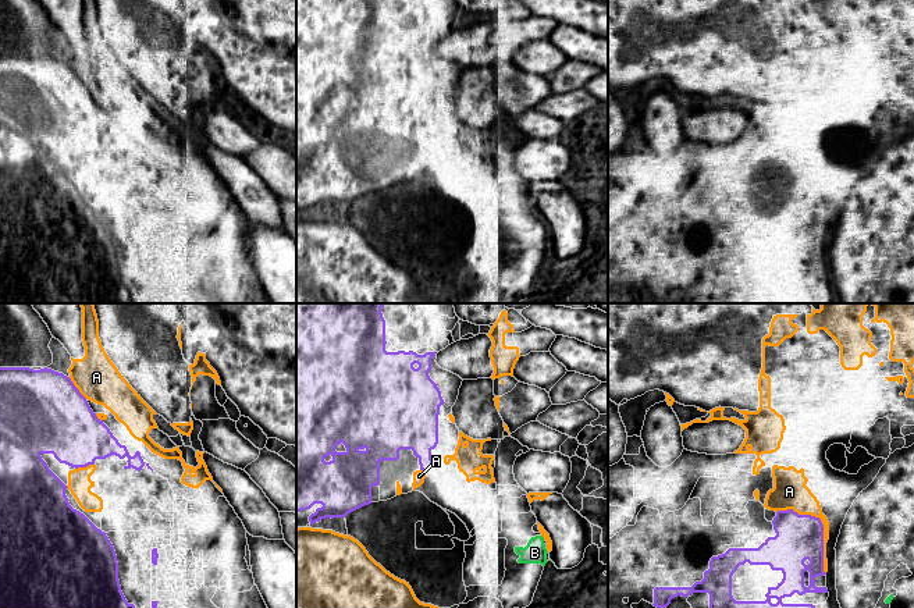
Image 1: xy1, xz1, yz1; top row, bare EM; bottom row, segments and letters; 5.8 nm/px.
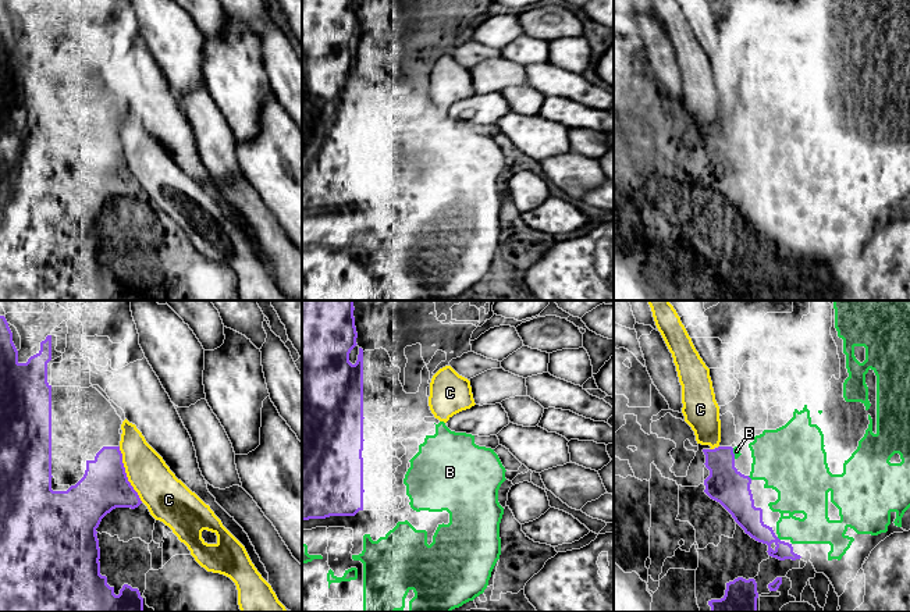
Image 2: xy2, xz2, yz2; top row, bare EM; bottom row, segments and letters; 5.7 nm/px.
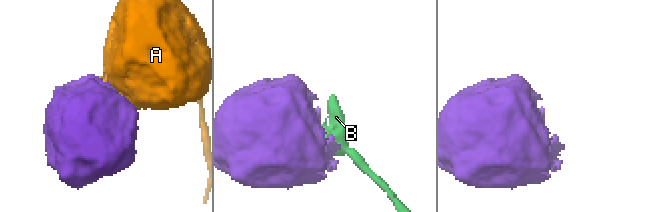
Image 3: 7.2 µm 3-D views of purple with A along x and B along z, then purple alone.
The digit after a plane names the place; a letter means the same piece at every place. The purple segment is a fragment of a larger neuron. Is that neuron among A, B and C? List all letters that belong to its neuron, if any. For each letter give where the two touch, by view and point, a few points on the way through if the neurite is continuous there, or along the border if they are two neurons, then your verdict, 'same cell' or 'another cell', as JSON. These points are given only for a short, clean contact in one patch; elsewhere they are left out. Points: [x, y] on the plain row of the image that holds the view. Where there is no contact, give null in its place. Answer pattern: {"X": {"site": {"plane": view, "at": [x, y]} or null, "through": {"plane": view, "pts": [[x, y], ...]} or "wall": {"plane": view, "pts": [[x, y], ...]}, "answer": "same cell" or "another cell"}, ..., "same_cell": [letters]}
{"A": {"site": {"plane": "yz1", "at": [822, 214]}, "answer": "another cell"}, "B": {"site": {"plane": "yz2", "at": [749, 166]}, "answer": "same cell"}, "C": {"site": {"plane": "xy2", "at": [125, 163]}, "wall": {"plane": "xy2", "pts": [[118, 135], [127, 168], [142, 189]]}, "answer": "another cell"}, "same_cell": ["B"]}

